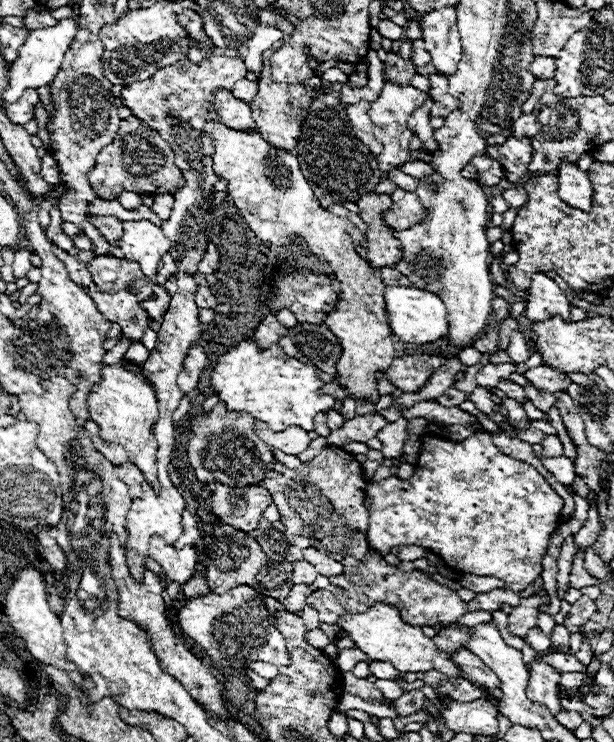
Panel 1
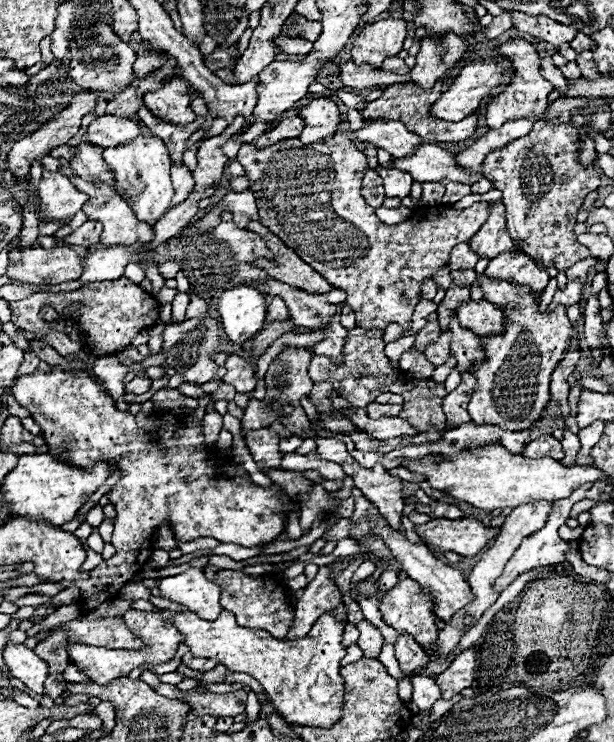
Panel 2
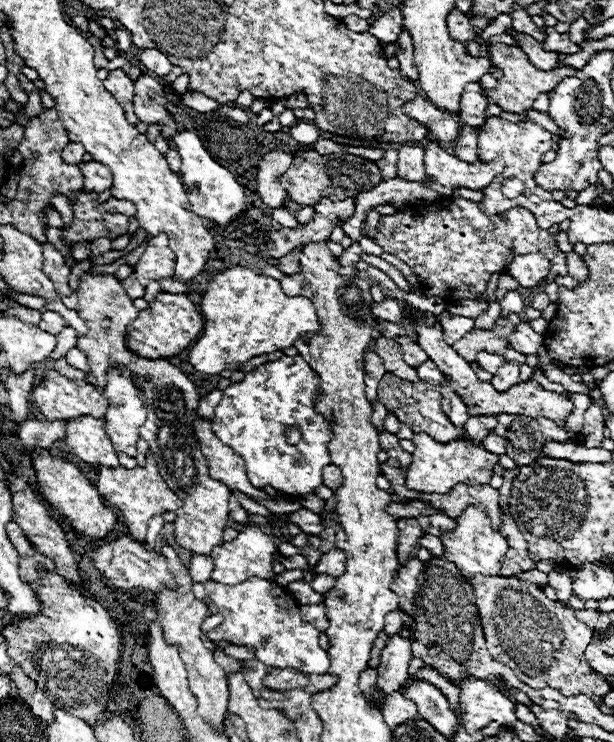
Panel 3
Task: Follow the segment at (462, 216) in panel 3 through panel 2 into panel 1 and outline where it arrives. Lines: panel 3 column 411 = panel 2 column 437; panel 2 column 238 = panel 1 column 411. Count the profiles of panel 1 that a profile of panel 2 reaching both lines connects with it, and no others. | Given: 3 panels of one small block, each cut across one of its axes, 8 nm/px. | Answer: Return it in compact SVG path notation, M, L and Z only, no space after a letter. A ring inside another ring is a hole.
M386 82L378 100L372 102L372 108L370 108L370 118L372 118L372 124L374 124L374 132L376 138L380 138L380 142L384 144L384 152L376 156L378 164L380 164L380 170L384 174L384 178L388 178L388 172L392 172L394 168L406 164L406 162L418 162L418 152L412 152L410 150L410 138L412 138L412 132L408 130L408 118L412 116L412 112L416 108L420 108L420 104L428 98L428 92L422 92L414 86L402 86L402 84L394 84L394 82Z

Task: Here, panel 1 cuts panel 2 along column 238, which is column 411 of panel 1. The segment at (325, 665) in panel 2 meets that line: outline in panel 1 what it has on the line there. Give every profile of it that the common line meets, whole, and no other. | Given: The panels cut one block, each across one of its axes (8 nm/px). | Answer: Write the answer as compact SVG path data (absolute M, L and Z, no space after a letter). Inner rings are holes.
M374 604L368 608L368 612L362 614L344 614L340 618L342 632L356 644L358 650L362 650L370 660L378 662L390 662L400 672L428 672L438 670L450 678L460 678L462 670L452 662L452 658L446 652L440 652L432 638L428 638L422 628L404 624L400 618L400 612L396 608L386 604Z

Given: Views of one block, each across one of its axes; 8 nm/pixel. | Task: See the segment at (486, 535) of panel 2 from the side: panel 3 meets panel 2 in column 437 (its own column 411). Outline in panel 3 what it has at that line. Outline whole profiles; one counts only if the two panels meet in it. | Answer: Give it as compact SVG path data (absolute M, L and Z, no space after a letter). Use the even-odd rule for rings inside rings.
M400 518L398 520L398 542L396 542L398 562L408 560L410 552L414 550L414 546L422 538L422 534L424 534L424 530L420 528L420 524L414 518Z

